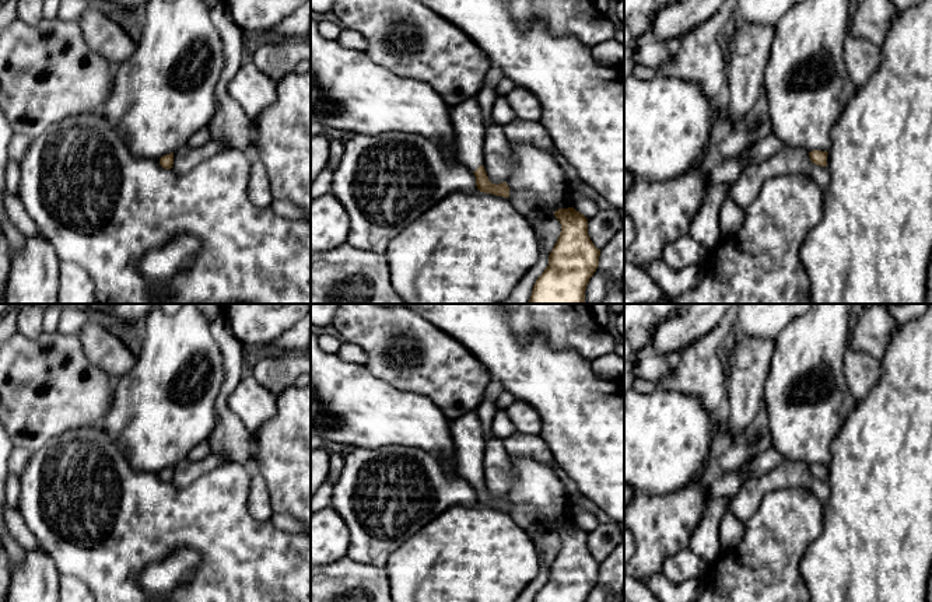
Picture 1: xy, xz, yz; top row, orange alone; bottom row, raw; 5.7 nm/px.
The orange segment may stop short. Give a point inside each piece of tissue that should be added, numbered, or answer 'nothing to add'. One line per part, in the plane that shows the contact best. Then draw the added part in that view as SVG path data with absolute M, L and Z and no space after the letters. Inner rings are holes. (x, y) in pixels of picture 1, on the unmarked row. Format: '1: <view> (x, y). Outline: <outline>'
1: xz (466, 430). Outline: M470 410L449 423L456 452L458 472L474 486L483 479L486 440L483 437L481 421L477 412Z

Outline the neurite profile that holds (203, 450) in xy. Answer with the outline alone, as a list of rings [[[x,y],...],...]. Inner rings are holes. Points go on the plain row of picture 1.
[[[207,441],[197,444],[188,455],[188,459],[199,462],[211,455],[211,447]]]

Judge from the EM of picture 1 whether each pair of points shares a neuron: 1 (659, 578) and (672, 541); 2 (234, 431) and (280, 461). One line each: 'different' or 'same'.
1: different
2: different

